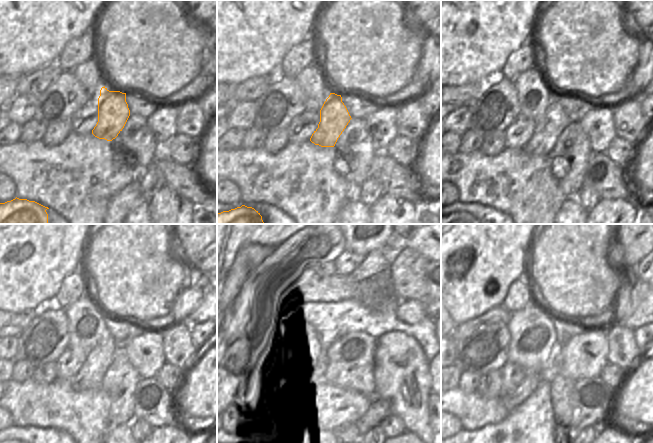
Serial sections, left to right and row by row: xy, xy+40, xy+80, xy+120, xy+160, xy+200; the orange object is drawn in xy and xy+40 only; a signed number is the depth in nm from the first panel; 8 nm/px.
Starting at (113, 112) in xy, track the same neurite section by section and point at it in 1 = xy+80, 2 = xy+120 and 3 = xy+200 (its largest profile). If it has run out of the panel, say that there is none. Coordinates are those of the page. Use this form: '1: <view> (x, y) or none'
1: xy+80 (548, 129)
2: xy+120 (98, 360)
3: xy+200 (539, 378)

